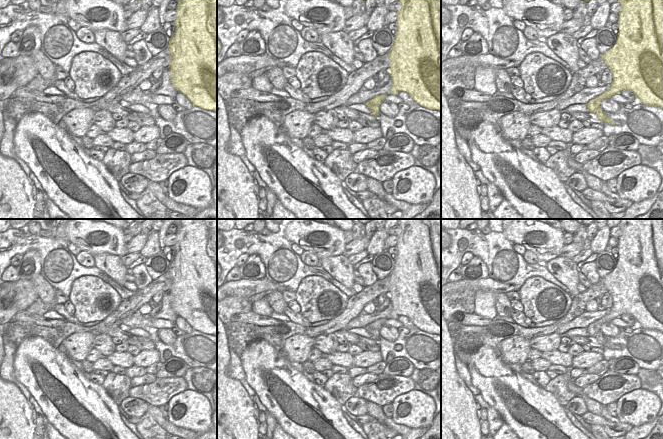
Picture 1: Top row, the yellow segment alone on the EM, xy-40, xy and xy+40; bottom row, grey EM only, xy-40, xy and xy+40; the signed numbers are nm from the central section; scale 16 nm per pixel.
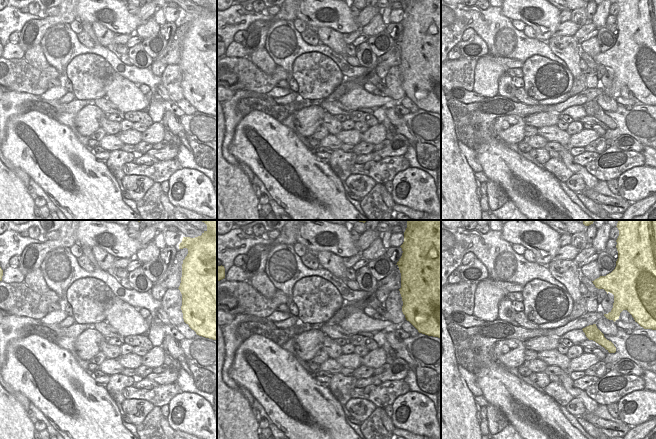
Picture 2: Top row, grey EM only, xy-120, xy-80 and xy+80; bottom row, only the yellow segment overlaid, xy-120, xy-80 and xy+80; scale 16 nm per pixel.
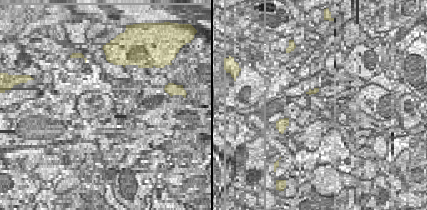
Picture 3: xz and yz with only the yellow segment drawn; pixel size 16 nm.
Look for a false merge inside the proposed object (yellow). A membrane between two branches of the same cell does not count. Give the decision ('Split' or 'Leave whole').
Split.

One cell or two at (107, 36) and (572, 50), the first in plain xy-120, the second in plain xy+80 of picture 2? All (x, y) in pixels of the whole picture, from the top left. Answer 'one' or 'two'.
one

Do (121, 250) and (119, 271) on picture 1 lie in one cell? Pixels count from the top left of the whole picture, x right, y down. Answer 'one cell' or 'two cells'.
two cells

